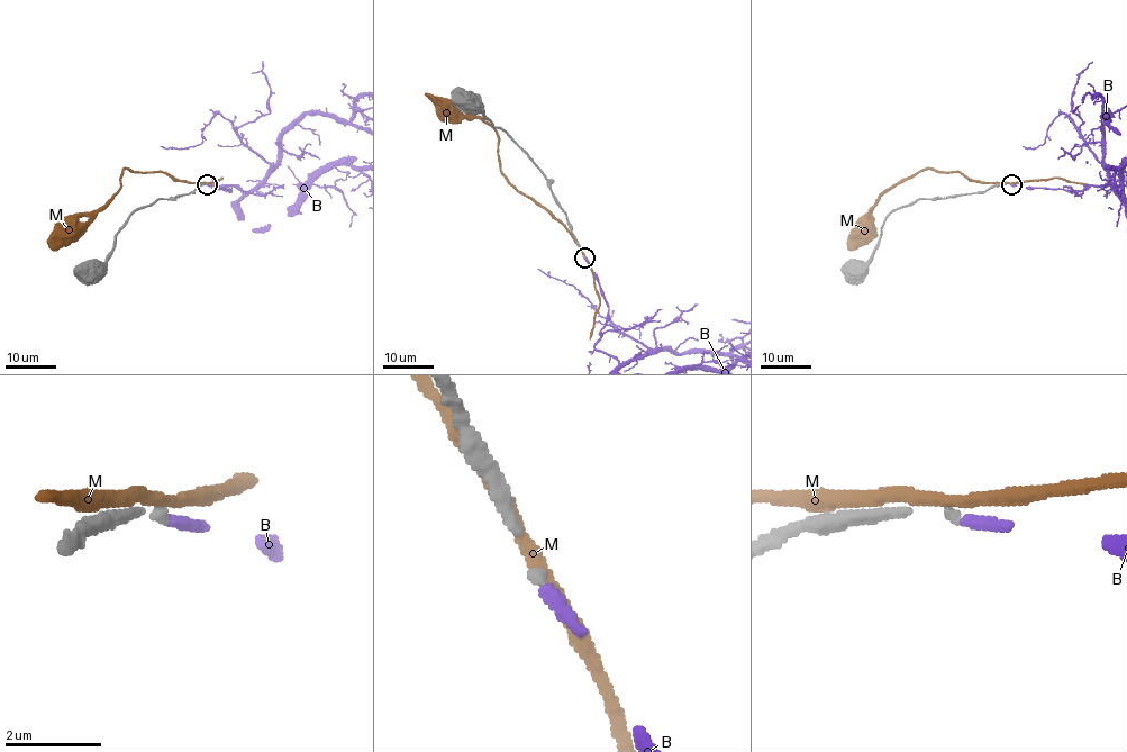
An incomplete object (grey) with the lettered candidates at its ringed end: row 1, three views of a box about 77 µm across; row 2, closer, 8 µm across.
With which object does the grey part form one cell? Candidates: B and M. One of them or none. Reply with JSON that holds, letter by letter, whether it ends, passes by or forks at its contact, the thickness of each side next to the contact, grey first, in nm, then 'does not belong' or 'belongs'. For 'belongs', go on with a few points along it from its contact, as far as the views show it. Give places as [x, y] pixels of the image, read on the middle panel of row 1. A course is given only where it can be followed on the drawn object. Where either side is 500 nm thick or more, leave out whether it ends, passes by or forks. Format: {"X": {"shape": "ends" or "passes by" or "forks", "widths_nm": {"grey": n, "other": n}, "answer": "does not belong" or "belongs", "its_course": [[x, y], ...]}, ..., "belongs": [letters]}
{"B": {"shape": "ends", "widths_nm": {"grey": 150, "other": 280}, "answer": "belongs"}, "M": {"shape": "passes by", "widths_nm": {"grey": 150, "other": 280}, "answer": "does not belong"}, "belongs": ["B"]}

